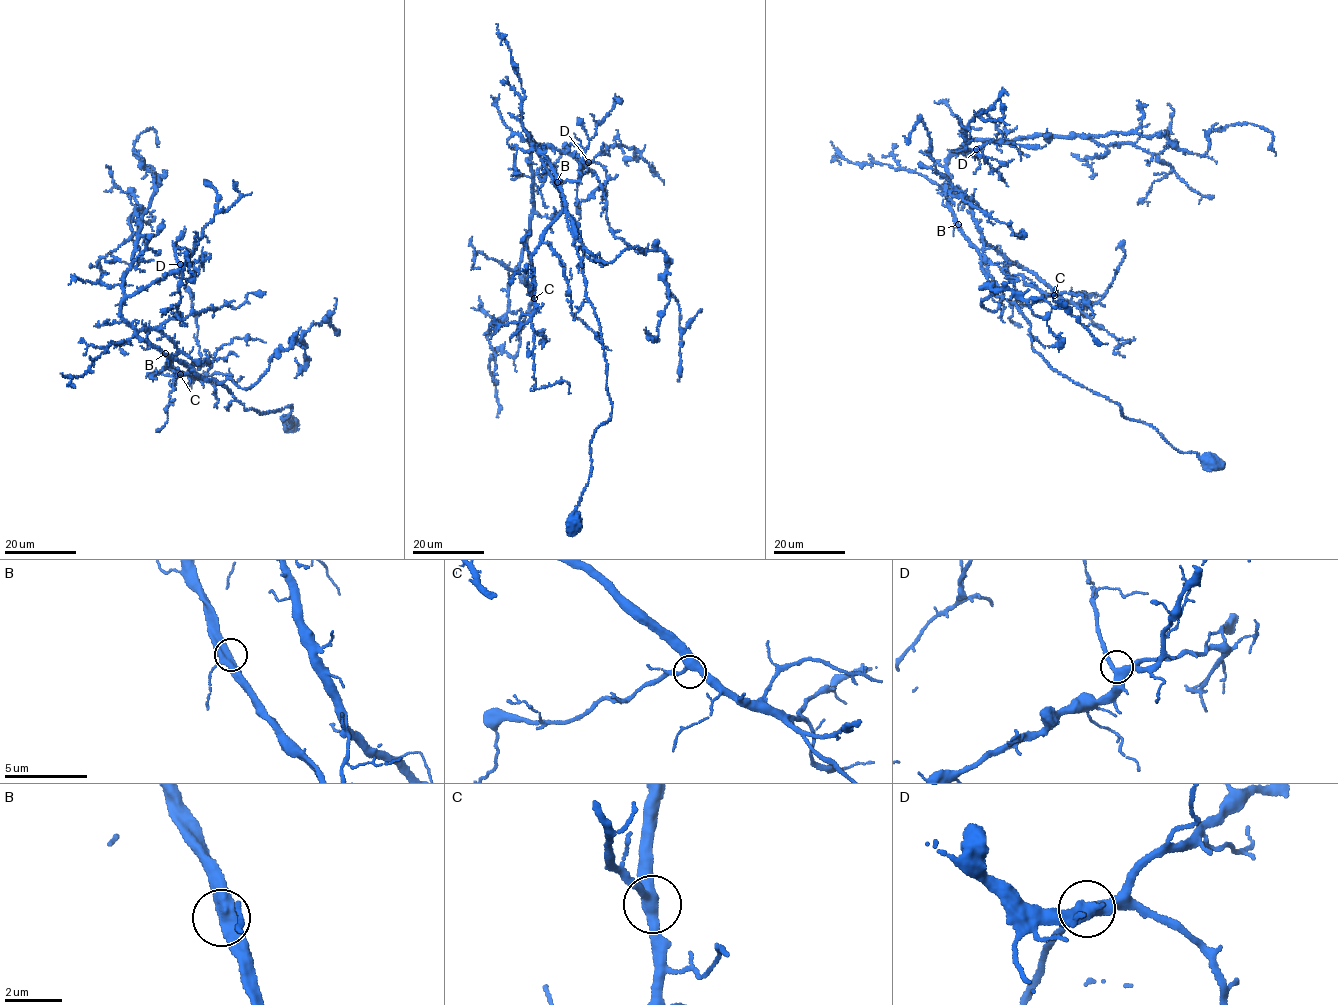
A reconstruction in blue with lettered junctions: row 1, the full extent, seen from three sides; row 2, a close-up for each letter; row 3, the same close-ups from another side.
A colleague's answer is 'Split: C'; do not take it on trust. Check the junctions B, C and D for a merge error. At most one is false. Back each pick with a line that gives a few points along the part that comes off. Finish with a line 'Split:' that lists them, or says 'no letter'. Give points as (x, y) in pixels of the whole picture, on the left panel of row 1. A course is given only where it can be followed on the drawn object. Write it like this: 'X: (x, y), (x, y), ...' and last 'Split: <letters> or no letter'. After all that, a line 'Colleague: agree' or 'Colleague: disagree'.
Split: no letter
Colleague: disagree

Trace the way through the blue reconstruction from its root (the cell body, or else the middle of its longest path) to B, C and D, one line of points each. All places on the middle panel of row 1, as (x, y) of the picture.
B: (572, 521), (590, 475), (593, 432), (610, 418), (612, 405), (600, 327), (586, 296), (582, 261), (557, 181)
C: (572, 521), (593, 432), (612, 405), (566, 202), (541, 154), (562, 201), (532, 256), (534, 298)
D: (572, 521), (593, 432), (612, 405), (565, 198), (529, 138), (588, 162)

